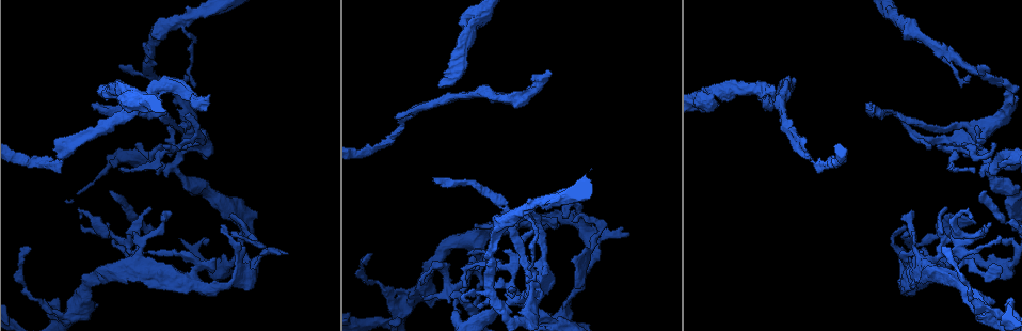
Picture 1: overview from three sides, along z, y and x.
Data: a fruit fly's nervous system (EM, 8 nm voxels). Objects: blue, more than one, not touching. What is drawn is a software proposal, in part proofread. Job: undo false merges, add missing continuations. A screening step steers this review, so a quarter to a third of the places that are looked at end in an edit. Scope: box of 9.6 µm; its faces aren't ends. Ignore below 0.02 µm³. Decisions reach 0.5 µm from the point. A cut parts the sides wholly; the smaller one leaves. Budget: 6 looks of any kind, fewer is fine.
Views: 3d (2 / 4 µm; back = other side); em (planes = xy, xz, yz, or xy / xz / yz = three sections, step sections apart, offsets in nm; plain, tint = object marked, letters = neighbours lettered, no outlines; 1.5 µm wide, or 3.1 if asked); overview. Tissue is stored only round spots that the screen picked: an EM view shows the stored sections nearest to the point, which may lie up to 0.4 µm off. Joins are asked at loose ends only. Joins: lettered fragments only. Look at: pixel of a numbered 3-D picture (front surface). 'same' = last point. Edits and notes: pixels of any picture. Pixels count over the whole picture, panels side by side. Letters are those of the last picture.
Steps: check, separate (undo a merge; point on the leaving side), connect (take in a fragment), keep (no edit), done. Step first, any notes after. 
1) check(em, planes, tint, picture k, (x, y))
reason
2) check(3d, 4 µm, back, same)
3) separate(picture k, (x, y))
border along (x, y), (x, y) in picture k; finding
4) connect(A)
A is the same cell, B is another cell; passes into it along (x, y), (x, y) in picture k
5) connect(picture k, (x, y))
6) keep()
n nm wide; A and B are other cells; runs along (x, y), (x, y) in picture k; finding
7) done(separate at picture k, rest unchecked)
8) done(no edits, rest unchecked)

check(em, planes, tint, picture 1, (515, 301))
three-way junction

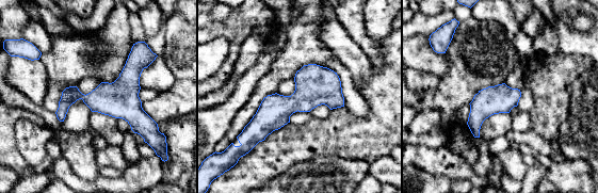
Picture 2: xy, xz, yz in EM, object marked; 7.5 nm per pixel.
check(em, planes, letters, same)
what lies round it

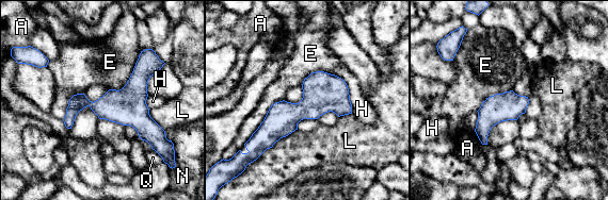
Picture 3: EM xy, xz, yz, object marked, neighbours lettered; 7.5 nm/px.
keep()
A, E, H, L, N and Q are other cells; border along (334, 73), (347, 85), (352, 112) in picture 3; one cell here

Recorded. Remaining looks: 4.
check(3d, 4 µm, back, picture 1, (286, 253))
branch stops here

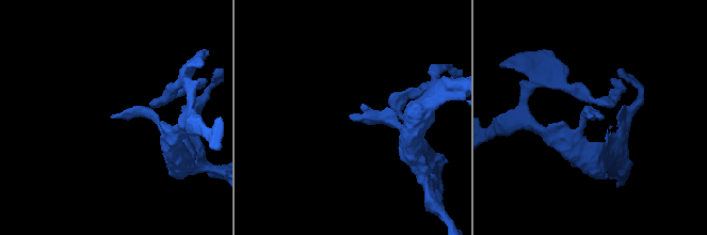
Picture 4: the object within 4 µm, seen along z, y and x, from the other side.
check(em, planes, letters, picture 4, (593, 117))
now the EM

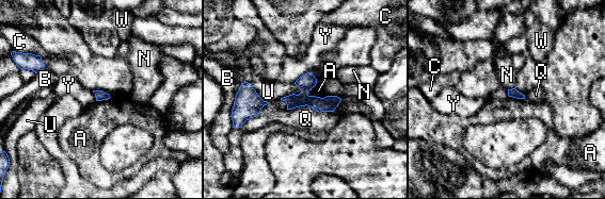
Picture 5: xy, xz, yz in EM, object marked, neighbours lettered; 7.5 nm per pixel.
keep()
A, B, C, N, Q, U, W and Y are other cells; runs along (286, 99), (314, 102), (337, 100) in picture 5; none of them fits

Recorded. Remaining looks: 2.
check(3d, 4 µm, picture 1, (912, 210))

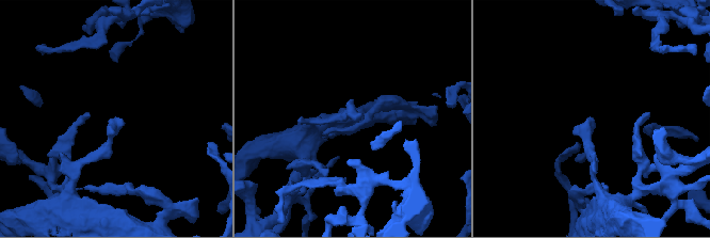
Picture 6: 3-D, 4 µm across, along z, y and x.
check(em, planes, letters, picture 6, (360, 116))

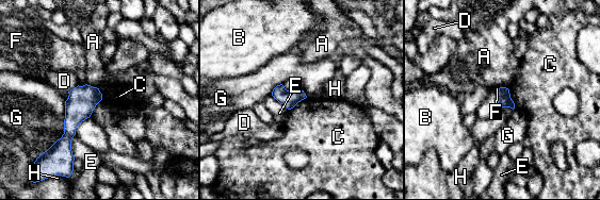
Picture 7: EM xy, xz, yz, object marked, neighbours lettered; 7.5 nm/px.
keep()
A, B, C, D, E, F, G and H are other cells; border along (507, 88), (515, 107) in picture 7; no lettered fragment goes on from it

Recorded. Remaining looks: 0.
done(no edits, rest unchecked)

